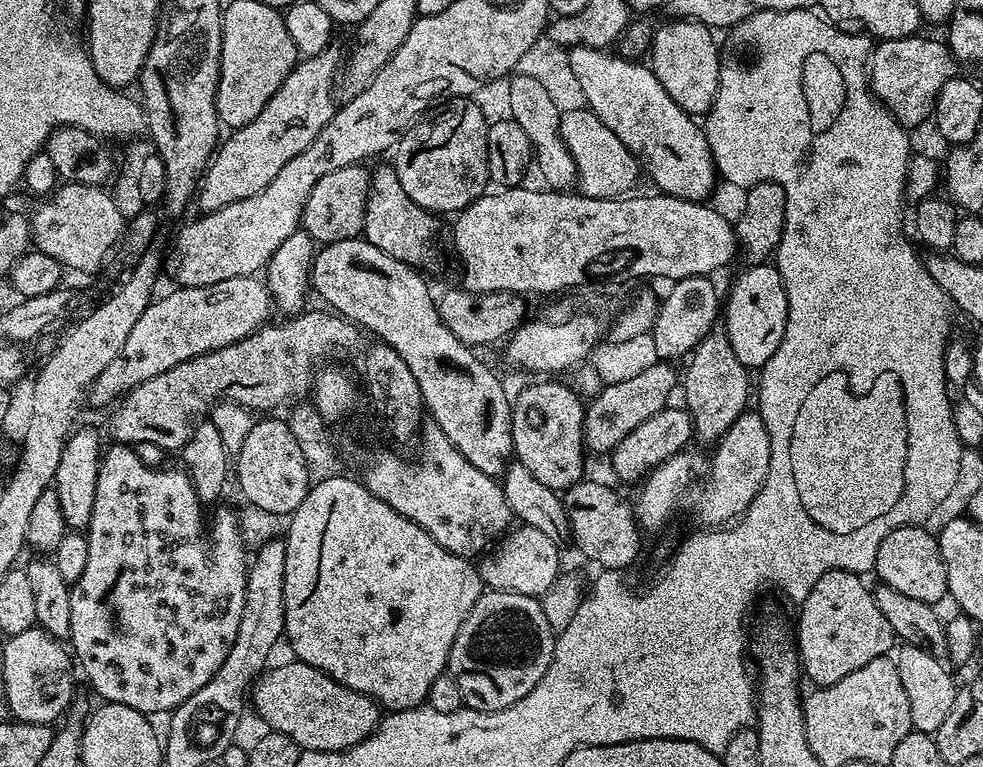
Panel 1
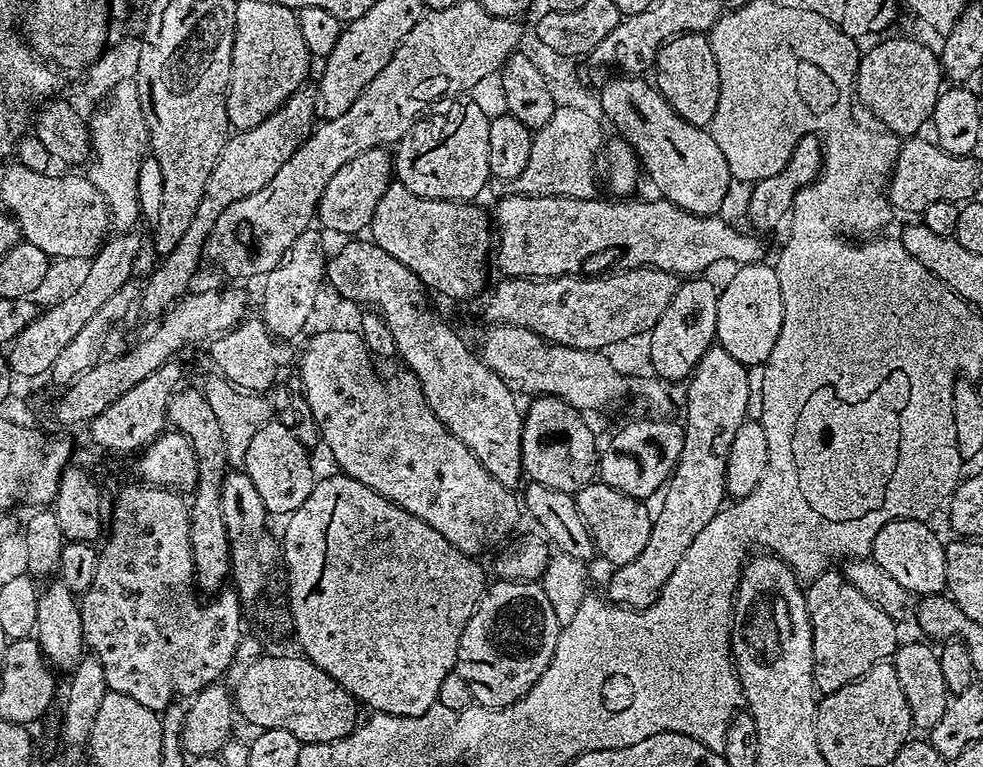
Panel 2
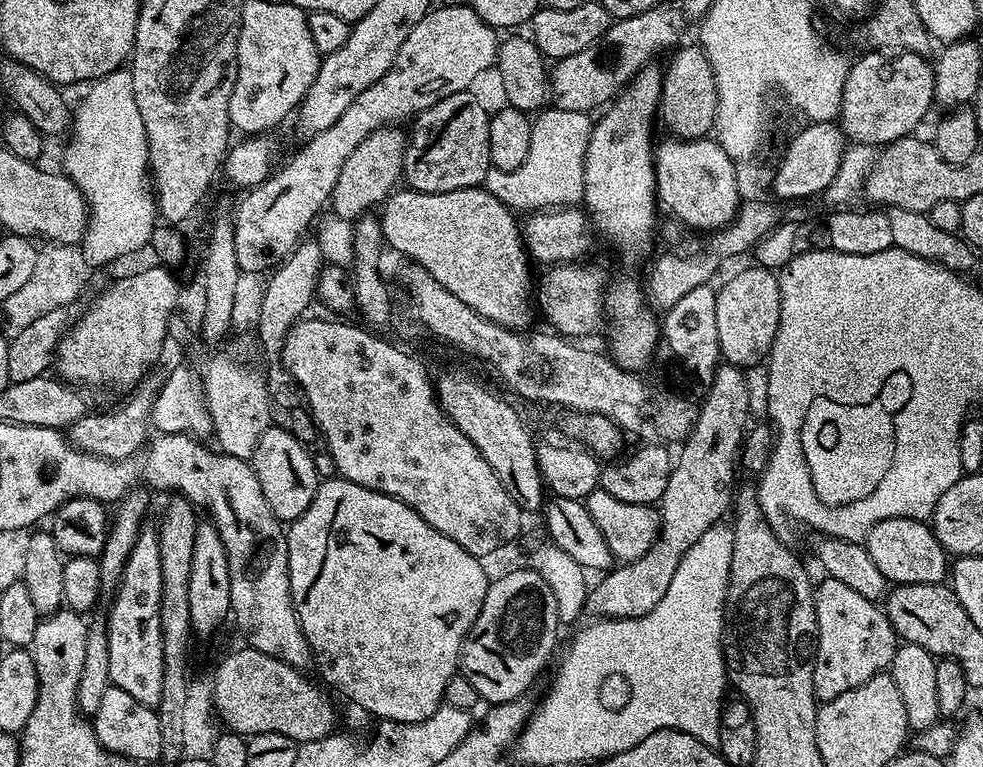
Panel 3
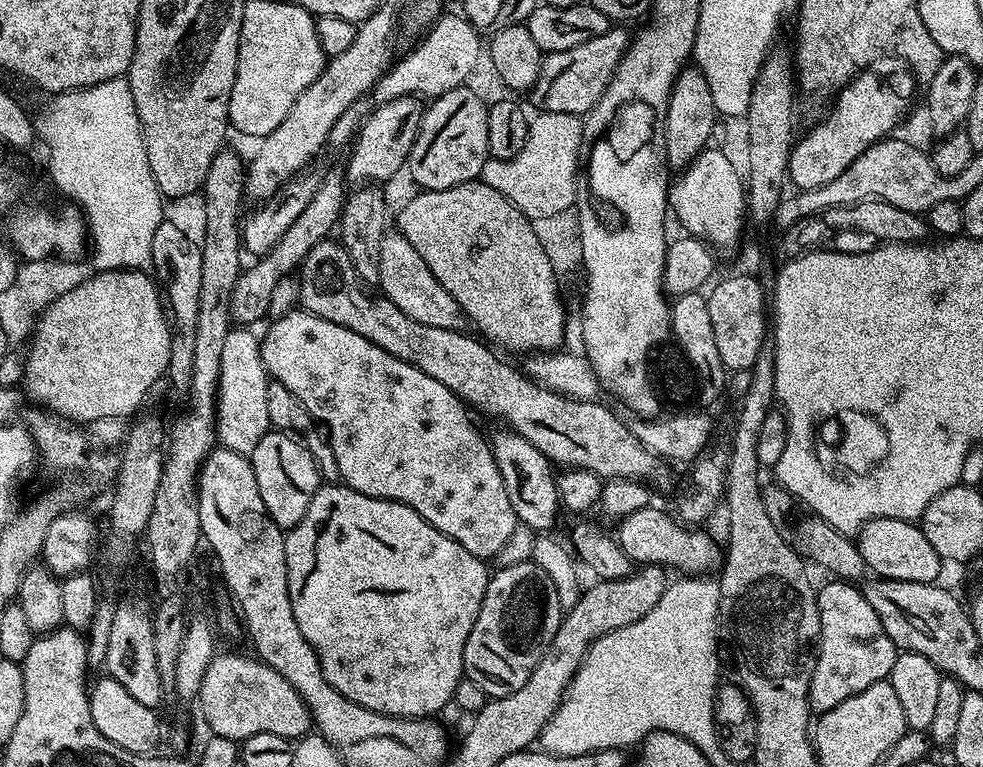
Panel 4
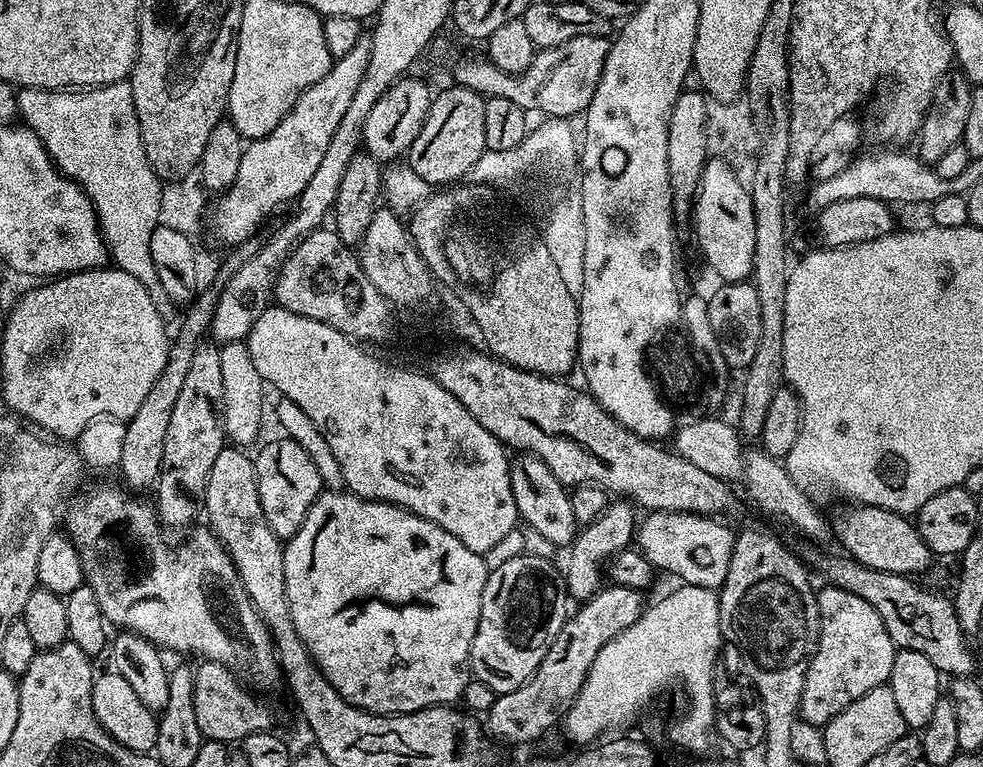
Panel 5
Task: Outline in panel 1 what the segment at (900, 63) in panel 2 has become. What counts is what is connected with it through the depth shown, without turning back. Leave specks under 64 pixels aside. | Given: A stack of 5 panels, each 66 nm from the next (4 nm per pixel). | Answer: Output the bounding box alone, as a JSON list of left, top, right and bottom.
[866,34,957,130]

